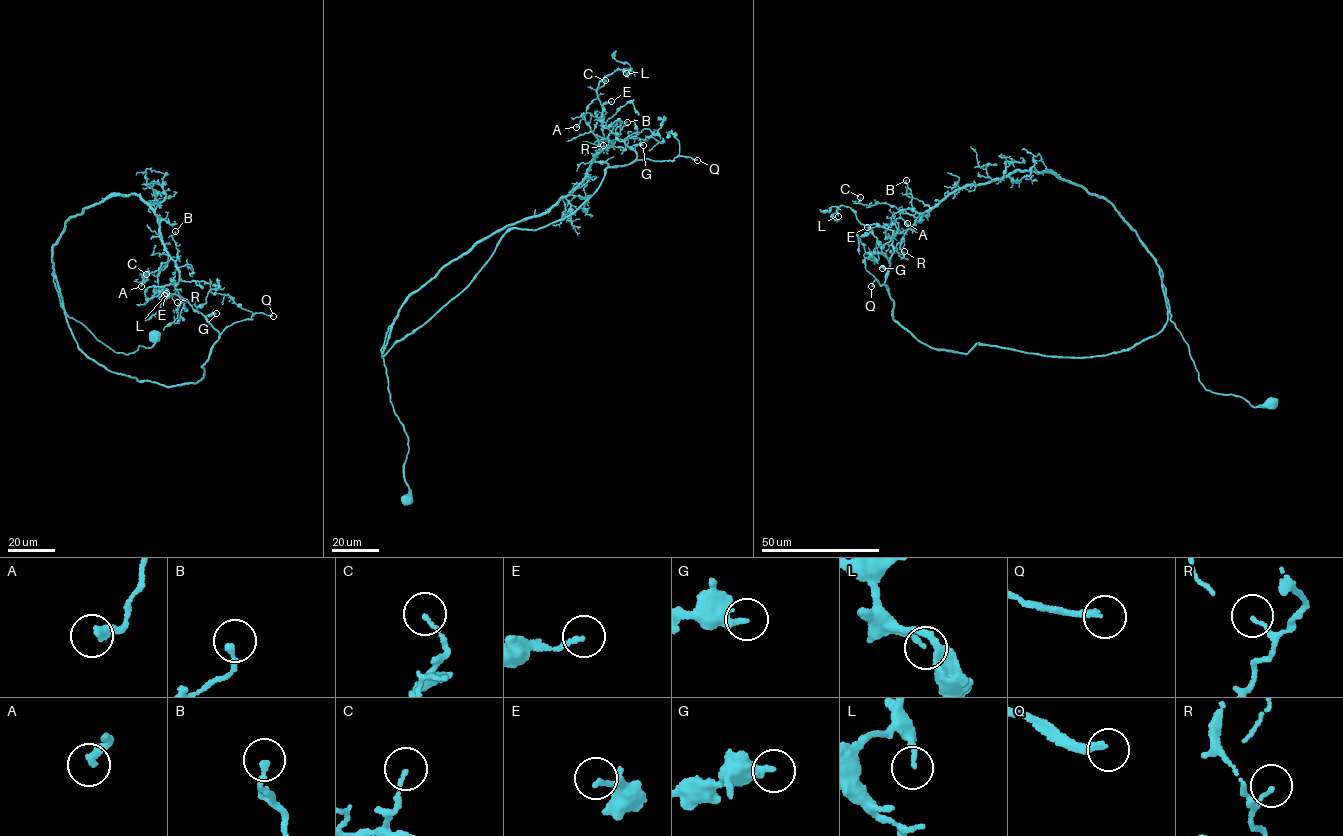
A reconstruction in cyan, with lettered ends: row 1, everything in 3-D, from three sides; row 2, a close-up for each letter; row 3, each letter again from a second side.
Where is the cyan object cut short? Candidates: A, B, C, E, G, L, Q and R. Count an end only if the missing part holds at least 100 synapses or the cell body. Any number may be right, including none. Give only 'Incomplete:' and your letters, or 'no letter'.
Incomplete: Q

